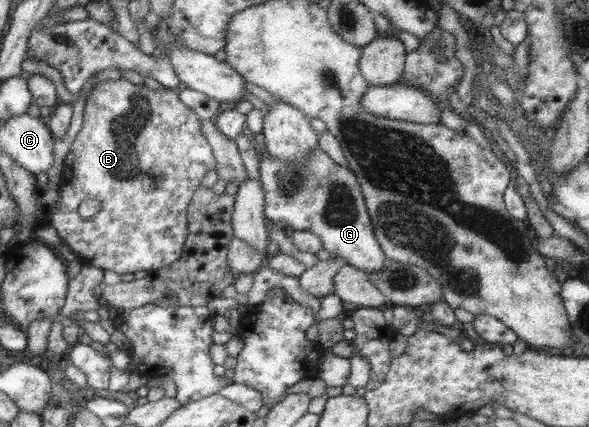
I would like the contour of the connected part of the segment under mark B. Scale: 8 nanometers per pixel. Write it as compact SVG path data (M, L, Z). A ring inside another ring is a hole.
M125 78L118 80L106 80L98 82L89 91L85 98L83 108L83 122L80 130L76 133L72 144L68 148L68 154L64 158L62 179L59 181L59 205L50 213L49 224L57 232L60 241L66 242L70 250L76 252L82 258L82 264L88 263L103 270L110 270L122 275L123 273L134 273L137 271L157 270L170 265L180 257L182 245L188 236L187 208L194 191L201 185L201 181L207 171L215 169L215 159L210 144L200 132L200 118L190 108L186 107L177 96L175 89L162 88L152 90L142 84L128 82ZM87 198L99 202L100 211L93 216L92 220L86 222L78 216L78 205Z

